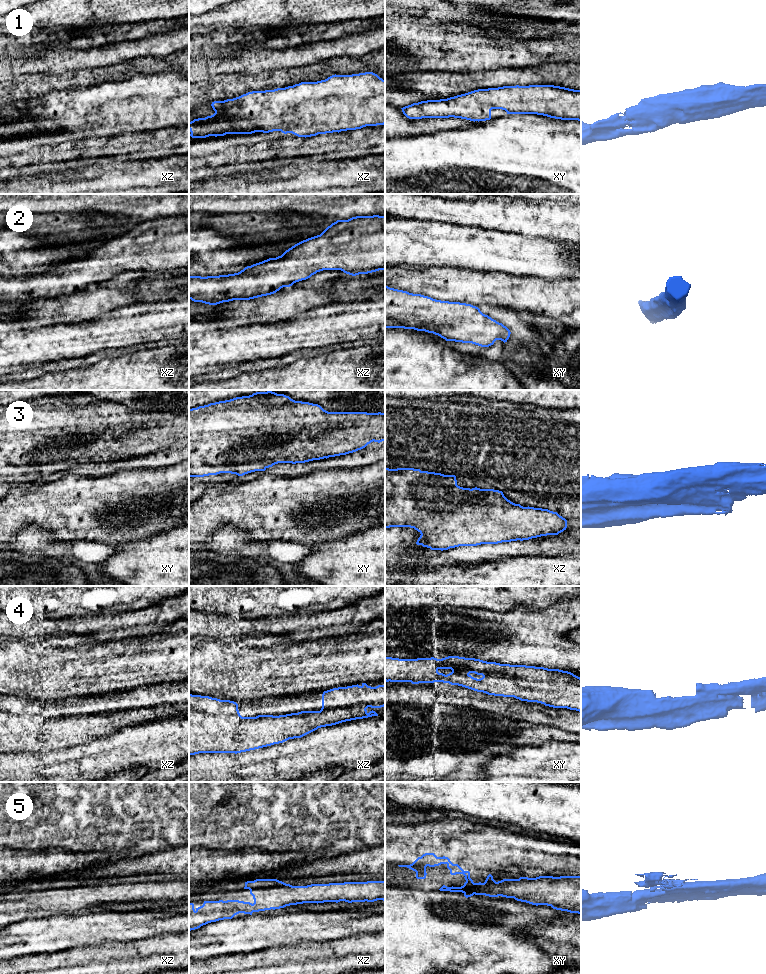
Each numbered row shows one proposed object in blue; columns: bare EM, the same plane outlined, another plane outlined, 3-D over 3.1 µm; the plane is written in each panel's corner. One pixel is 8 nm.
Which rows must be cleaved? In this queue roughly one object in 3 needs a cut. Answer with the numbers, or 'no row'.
5

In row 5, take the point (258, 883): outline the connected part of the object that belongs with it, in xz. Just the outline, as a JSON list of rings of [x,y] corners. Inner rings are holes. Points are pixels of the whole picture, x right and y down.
[[[256,879],[254,881],[245,882],[244,889],[254,889],[254,888],[272,888],[272,887],[289,887],[290,884],[286,884],[277,879]]]

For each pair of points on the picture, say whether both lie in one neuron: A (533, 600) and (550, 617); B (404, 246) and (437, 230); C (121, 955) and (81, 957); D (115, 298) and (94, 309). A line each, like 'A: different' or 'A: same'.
A: different
B: same
C: same
D: same

